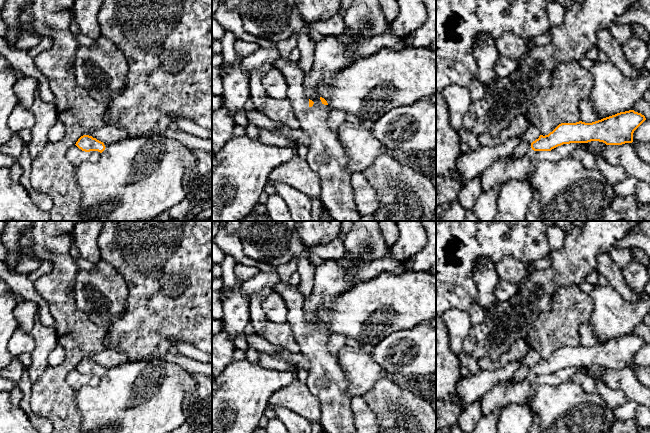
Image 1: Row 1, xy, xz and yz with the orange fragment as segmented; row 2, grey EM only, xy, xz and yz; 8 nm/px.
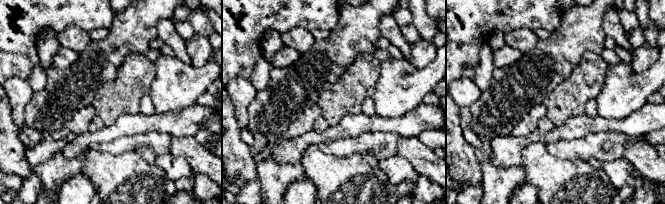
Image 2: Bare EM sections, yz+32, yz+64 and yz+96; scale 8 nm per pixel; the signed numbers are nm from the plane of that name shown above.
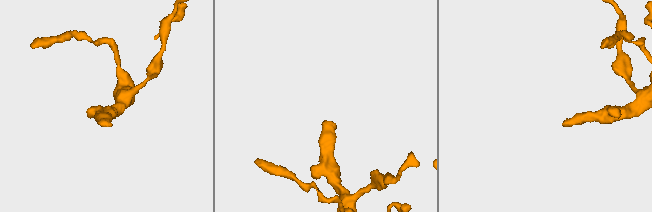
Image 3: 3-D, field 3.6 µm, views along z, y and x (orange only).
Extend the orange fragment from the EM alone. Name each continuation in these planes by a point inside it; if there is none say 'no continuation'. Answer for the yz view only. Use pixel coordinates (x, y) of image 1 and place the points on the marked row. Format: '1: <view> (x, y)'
1: yz (523, 148)

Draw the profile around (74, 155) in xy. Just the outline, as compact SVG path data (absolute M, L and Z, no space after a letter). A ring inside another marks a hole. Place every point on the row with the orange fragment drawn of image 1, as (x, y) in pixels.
M76 145L69 148L66 152L67 160L77 168L88 157L88 152L82 151Z

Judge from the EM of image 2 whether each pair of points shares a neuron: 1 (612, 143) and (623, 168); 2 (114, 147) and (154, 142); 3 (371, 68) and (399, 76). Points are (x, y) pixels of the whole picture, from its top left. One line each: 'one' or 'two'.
1: two
2: one
3: two

